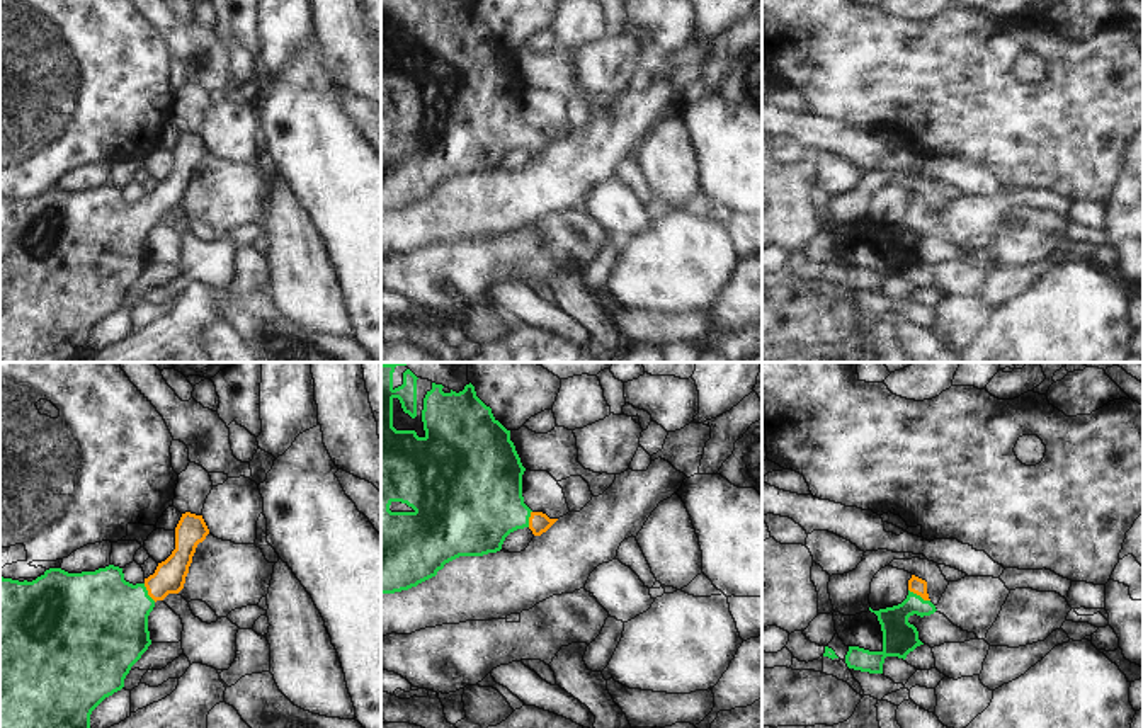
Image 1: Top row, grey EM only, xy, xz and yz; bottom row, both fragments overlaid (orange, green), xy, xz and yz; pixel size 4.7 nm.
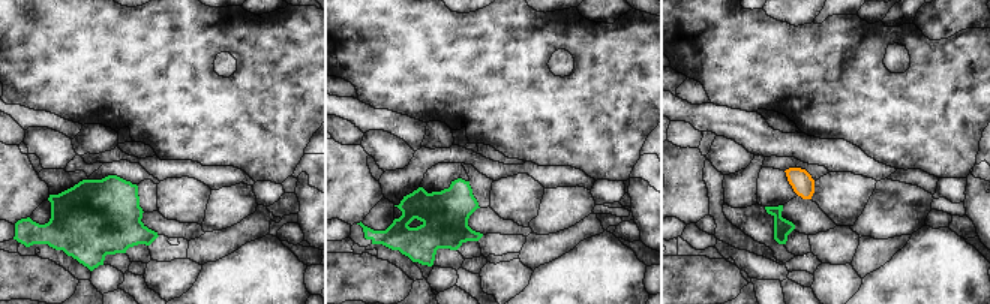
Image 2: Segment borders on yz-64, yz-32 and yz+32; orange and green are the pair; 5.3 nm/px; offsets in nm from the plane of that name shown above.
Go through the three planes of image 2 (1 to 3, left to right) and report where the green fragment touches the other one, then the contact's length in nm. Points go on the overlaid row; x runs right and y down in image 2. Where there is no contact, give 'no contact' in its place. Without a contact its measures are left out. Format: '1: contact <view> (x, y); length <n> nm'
1: no contact
2: no contact
3: no contact

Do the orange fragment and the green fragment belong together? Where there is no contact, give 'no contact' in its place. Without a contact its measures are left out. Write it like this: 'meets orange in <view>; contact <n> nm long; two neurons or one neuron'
meets orange in yz; contact 120 nm long; one neuron

